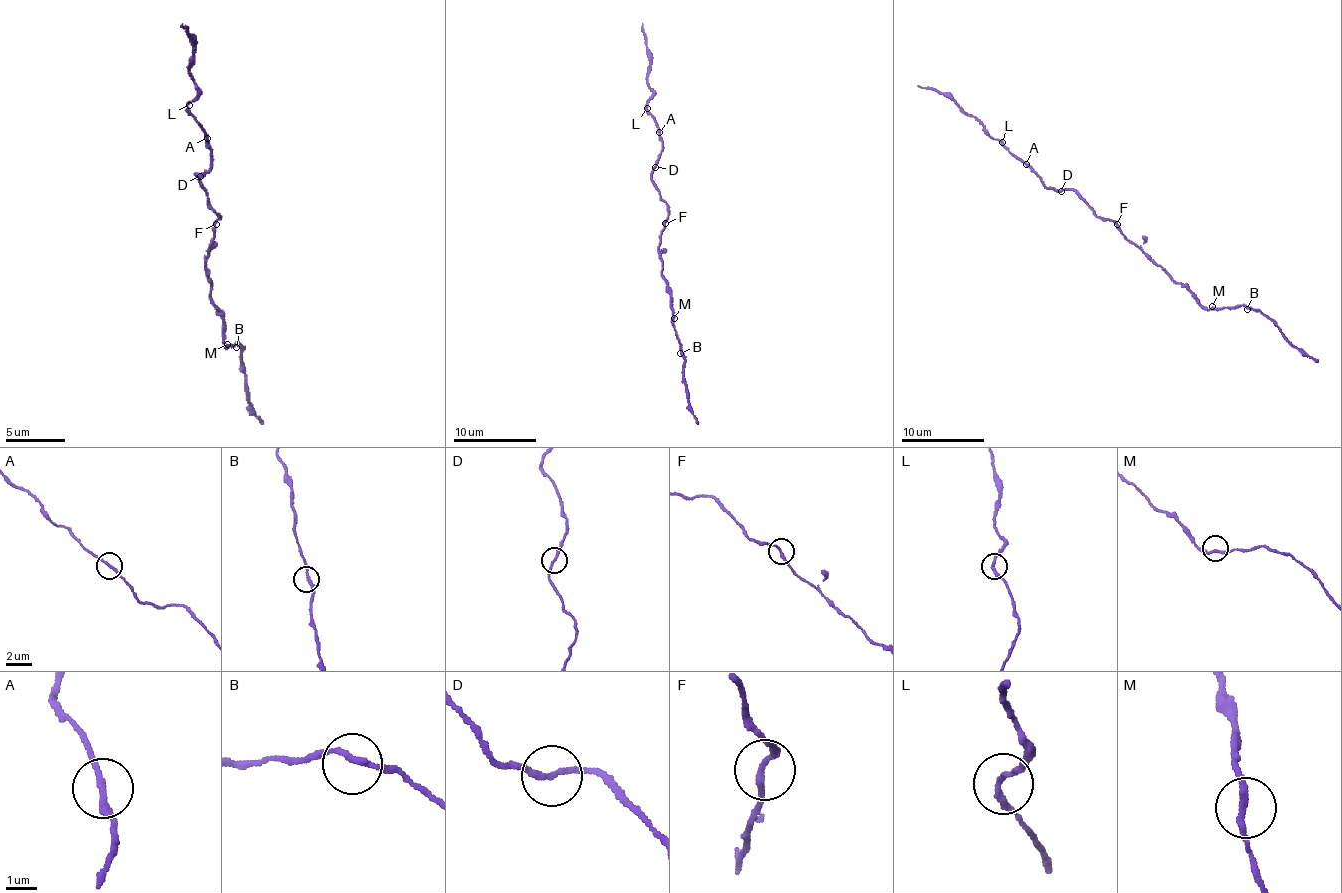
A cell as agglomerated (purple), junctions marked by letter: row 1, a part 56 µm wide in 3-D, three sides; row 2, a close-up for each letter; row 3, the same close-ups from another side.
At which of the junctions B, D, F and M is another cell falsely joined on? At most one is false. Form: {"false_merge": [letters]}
{"false_merge": []}

